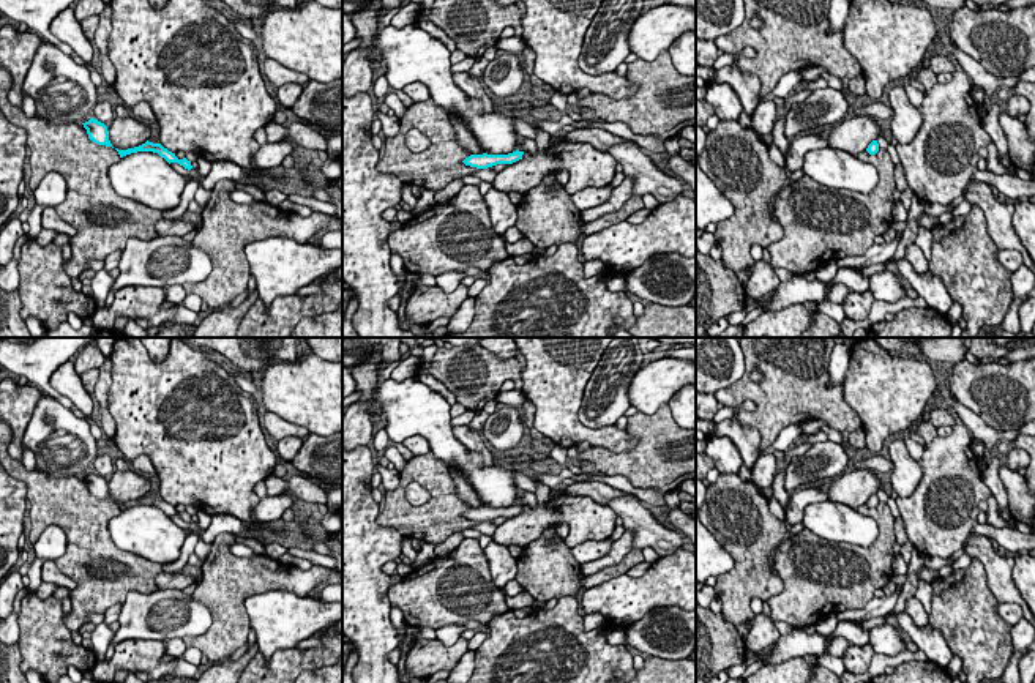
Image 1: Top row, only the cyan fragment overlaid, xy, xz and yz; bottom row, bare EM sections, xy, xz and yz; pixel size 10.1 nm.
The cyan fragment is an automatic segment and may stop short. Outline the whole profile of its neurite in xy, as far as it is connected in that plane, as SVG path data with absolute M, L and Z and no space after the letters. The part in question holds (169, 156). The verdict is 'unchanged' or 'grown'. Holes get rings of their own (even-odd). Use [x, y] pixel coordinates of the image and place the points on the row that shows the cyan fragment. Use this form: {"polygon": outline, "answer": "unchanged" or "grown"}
{"polygon": "M148 140L142 145L139 145L139 147L134 147L134 148L128 148L128 150L115 148L115 150L118 151L120 158L123 158L126 155L131 155L131 153L137 153L137 151L153 151L153 153L158 153L161 158L164 158L169 164L170 162L178 162L180 166L183 166L188 170L192 169L191 161L188 161L186 158L178 159L175 156L175 153L169 151L161 144L153 144L153 142L148 142Z", "answer": "unchanged"}

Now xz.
{"polygon": "M519 150L508 153L508 155L488 155L488 153L470 155L462 162L470 167L488 169L488 167L492 167L497 164L513 164L513 162L522 159L522 155L524 155L524 151L519 151Z", "answer": "unchanged"}

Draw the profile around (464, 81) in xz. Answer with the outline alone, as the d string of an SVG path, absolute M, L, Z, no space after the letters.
M461 71L453 73L453 80L469 98L480 99L484 106L484 112L494 112L494 98L481 87L475 77L465 71Z

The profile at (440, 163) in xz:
M432 98L407 107L399 118L399 132L385 137L383 148L385 155L377 164L379 172L394 175L402 183L421 180L423 186L434 192L478 170L462 162L470 153L458 144L445 109ZM412 128L429 139L431 144L424 151L413 153L405 145L405 134Z

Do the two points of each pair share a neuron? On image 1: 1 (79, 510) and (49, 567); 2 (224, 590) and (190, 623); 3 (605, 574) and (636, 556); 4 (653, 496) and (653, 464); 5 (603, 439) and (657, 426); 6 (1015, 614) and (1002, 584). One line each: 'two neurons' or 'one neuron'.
1: two neurons
2: two neurons
3: one neuron
4: two neurons
5: two neurons
6: two neurons

